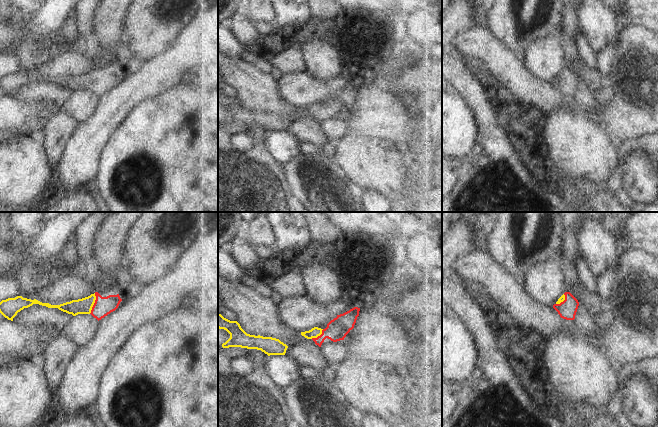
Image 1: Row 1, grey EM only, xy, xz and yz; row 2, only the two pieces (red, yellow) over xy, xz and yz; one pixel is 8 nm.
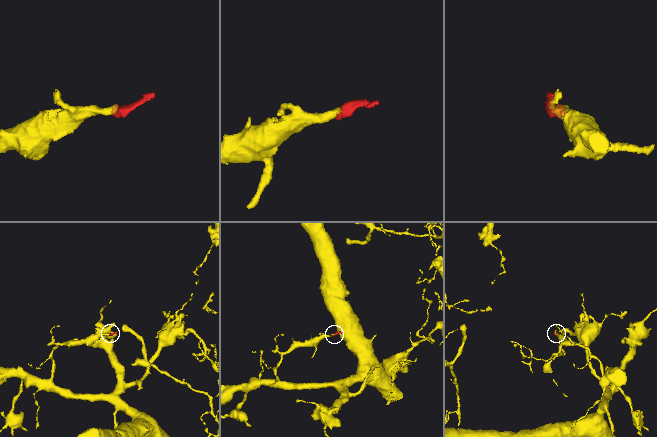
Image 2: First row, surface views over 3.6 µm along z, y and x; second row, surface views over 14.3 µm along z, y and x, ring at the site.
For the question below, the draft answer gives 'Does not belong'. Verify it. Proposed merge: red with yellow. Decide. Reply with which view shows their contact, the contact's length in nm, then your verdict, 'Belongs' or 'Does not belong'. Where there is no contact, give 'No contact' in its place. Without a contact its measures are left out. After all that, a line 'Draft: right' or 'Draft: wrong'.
Touches red in xy. Shared border 180 nm. Belongs.
Draft: wrong

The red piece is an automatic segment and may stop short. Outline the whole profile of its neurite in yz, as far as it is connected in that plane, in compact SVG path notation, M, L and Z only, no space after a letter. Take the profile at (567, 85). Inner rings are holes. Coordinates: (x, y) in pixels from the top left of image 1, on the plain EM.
M565 68L553 81L553 84L558 88L561 94L574 96L578 82L578 76L570 68Z

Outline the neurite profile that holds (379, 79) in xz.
M380 66L376 69L376 76L373 77L372 83L378 84L381 87L384 87L385 89L390 90L390 87L385 85L385 74L383 70L380 68Z

